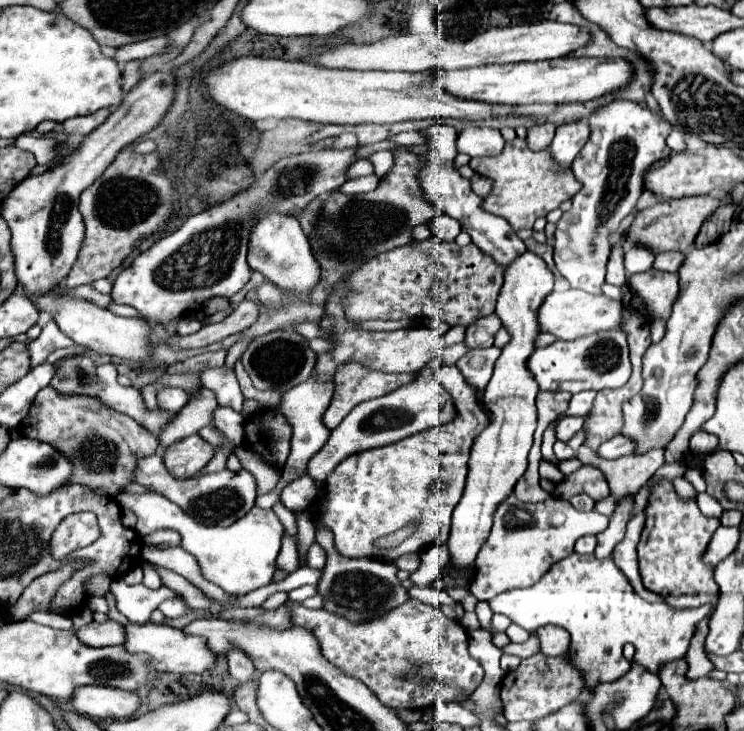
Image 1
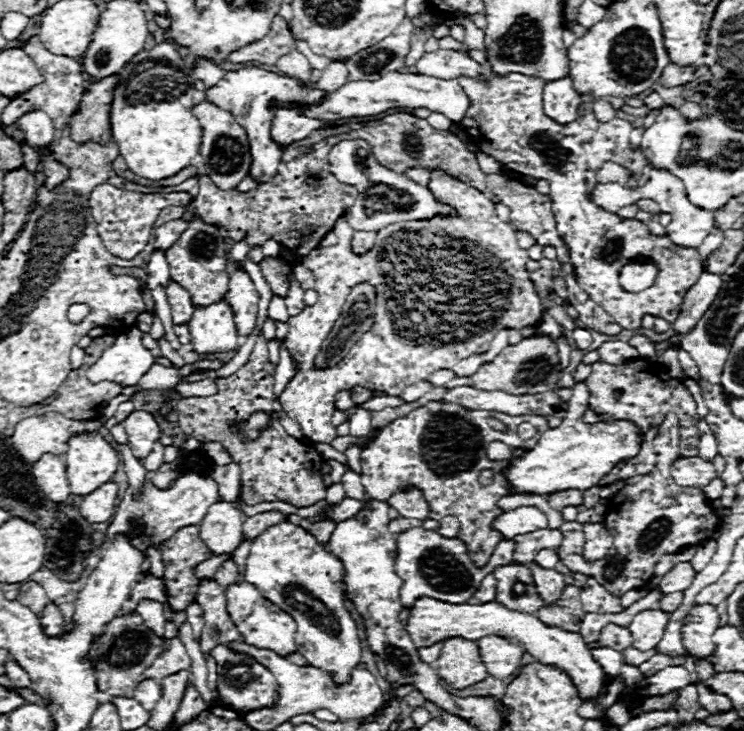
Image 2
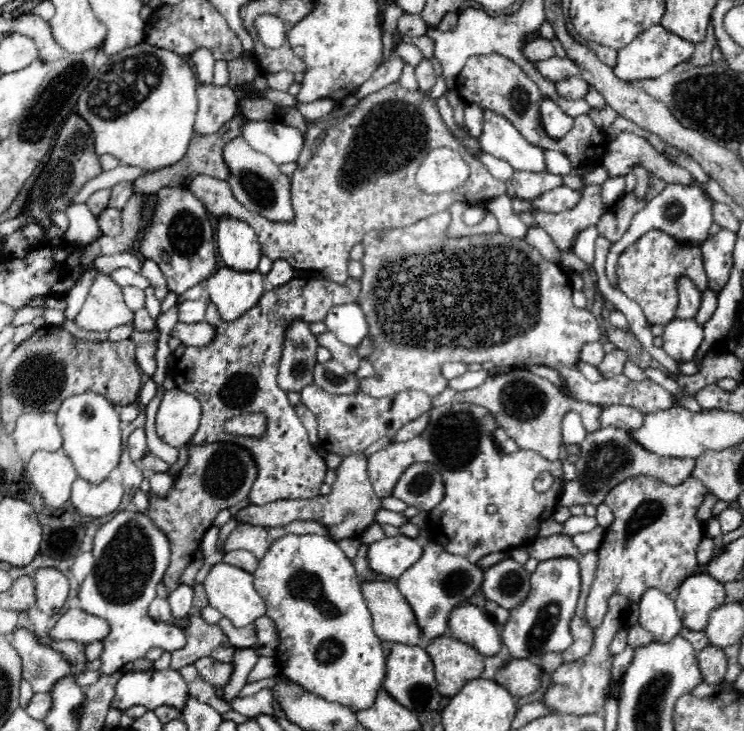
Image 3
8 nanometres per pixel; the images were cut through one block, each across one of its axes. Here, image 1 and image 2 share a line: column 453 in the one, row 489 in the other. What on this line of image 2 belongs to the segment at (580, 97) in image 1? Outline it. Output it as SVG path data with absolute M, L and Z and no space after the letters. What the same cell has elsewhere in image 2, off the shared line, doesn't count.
M86 432L68 440L64 460L72 494L86 496L112 478L120 456L102 434Z

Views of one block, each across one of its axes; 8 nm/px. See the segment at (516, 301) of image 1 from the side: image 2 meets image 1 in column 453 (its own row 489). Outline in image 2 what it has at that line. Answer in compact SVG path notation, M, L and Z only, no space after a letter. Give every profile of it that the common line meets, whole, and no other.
M586 382L574 384L574 394L568 400L566 418L558 428L550 428L538 440L538 444L520 458L512 458L512 466L506 478L514 490L532 494L552 494L560 490L588 490L598 486L602 476L606 476L616 464L634 458L640 452L644 434L630 420L612 420L586 424L582 420L588 410L588 386Z

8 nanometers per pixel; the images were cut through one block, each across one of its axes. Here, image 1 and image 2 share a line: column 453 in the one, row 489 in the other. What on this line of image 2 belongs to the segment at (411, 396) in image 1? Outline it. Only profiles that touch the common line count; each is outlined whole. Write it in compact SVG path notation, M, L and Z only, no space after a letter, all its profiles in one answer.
M404 488L404 490L396 492L394 496L390 496L390 500L386 500L386 502L390 502L390 506L394 510L398 510L400 516L404 516L404 518L426 520L430 514L424 494L418 488Z

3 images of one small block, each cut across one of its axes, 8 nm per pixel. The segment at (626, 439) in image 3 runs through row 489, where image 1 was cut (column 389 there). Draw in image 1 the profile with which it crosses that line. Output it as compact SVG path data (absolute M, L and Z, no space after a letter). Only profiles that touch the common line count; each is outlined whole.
M328 528L316 530L316 542L328 554L318 582L318 594L324 598L324 610L350 618L350 622L370 622L372 618L380 618L380 614L388 614L388 610L402 606L408 600L408 592L396 576L398 568L392 562L380 562L376 558L342 558L334 552L332 532Z

